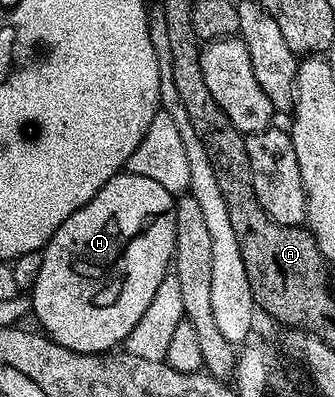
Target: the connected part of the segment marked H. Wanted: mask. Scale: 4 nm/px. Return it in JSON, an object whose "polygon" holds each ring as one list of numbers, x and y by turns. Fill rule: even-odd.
{"polygon":[[127,172,115,174,98,191,94,196,94,200,90,200,82,208,78,208,78,212,71,214,60,225,58,232,54,232,54,236,42,251,42,269,38,272,38,280,32,285,30,291,32,314,34,318,40,321,39,329,48,337,53,338,62,348,70,348,79,354,107,354,115,351,117,347,124,343,126,336,130,336,130,328,134,328,134,324,138,324,138,320,142,320,142,312,146,312,150,300,154,300,154,292,158,292,158,284,162,284,162,280,170,272,176,253,175,215,176,203,174,196,170,192,166,192,166,188,162,188,162,184,157,184,155,180,150,180,147,176,138,176]]}

